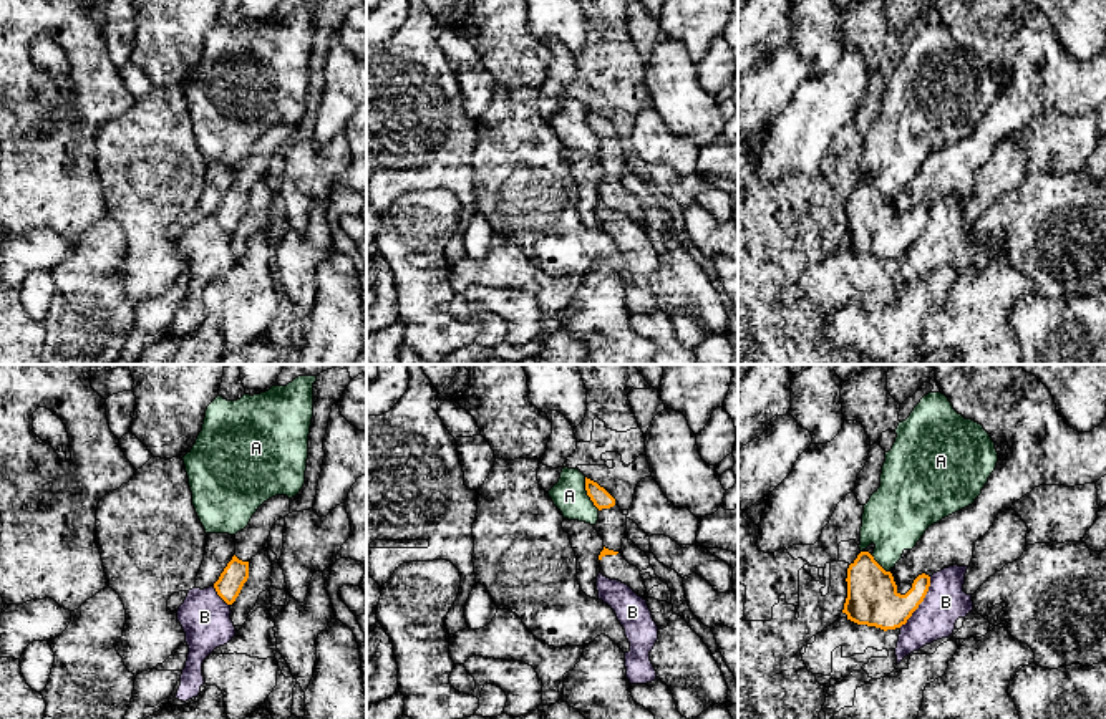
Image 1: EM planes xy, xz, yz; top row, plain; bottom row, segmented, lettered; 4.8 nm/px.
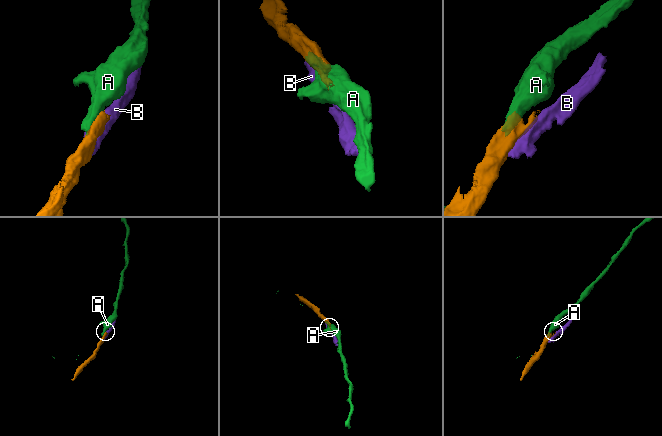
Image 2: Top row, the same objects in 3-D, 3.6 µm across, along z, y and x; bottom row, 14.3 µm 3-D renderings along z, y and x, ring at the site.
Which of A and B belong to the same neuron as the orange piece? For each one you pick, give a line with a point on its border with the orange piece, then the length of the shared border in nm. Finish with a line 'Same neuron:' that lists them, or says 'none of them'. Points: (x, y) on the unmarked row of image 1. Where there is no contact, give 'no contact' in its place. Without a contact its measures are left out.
Same neuron: none of them

